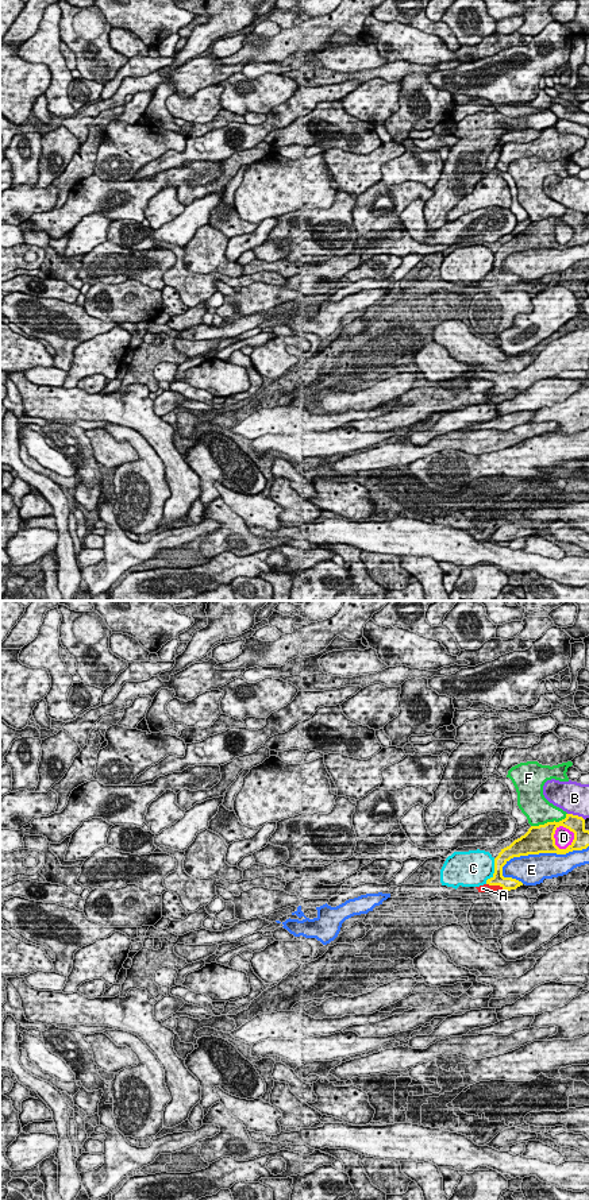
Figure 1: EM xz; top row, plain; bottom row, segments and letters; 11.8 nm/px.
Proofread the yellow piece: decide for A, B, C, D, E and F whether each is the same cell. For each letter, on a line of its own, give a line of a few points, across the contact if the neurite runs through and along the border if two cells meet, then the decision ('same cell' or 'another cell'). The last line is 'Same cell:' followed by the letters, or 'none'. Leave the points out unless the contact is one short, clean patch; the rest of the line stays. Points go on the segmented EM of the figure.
A: xz (507, 883), (495, 884), (482, 888) | same cell
B: another cell
C: another cell
D: another cell
E: another cell
F: another cell
Same cell: A

